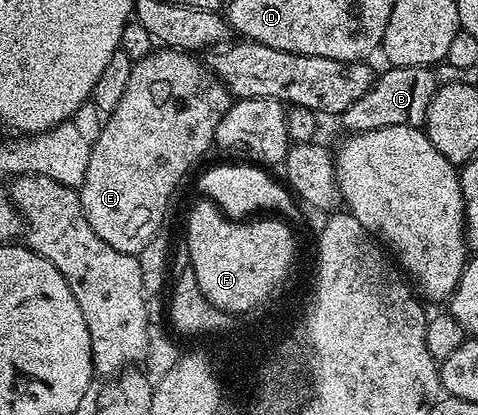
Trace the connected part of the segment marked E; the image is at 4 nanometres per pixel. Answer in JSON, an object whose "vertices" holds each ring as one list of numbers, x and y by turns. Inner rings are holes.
{"vertices":[[159,47,147,54,143,60,134,61,132,74,128,77,128,86,124,89,124,95,120,97,120,102,116,102,116,110,105,117,100,130,100,138,90,146,88,170,84,174,84,182,80,186,82,209,88,218,88,223,92,226,92,230,96,230,96,234,100,234,100,238,104,238,104,242,108,242,108,246,114,247,115,250,131,254,140,253,154,236,159,235,161,228,158,227,161,226,162,219,166,216,166,207,170,204,170,195,177,190,178,183,189,174,190,167,206,151,211,151,216,126,220,126,220,118,224,118,224,114,230,109,232,103,230,92,218,81,218,77,206,67,205,63,198,59,197,55,189,52,179,52,176,48]]}

